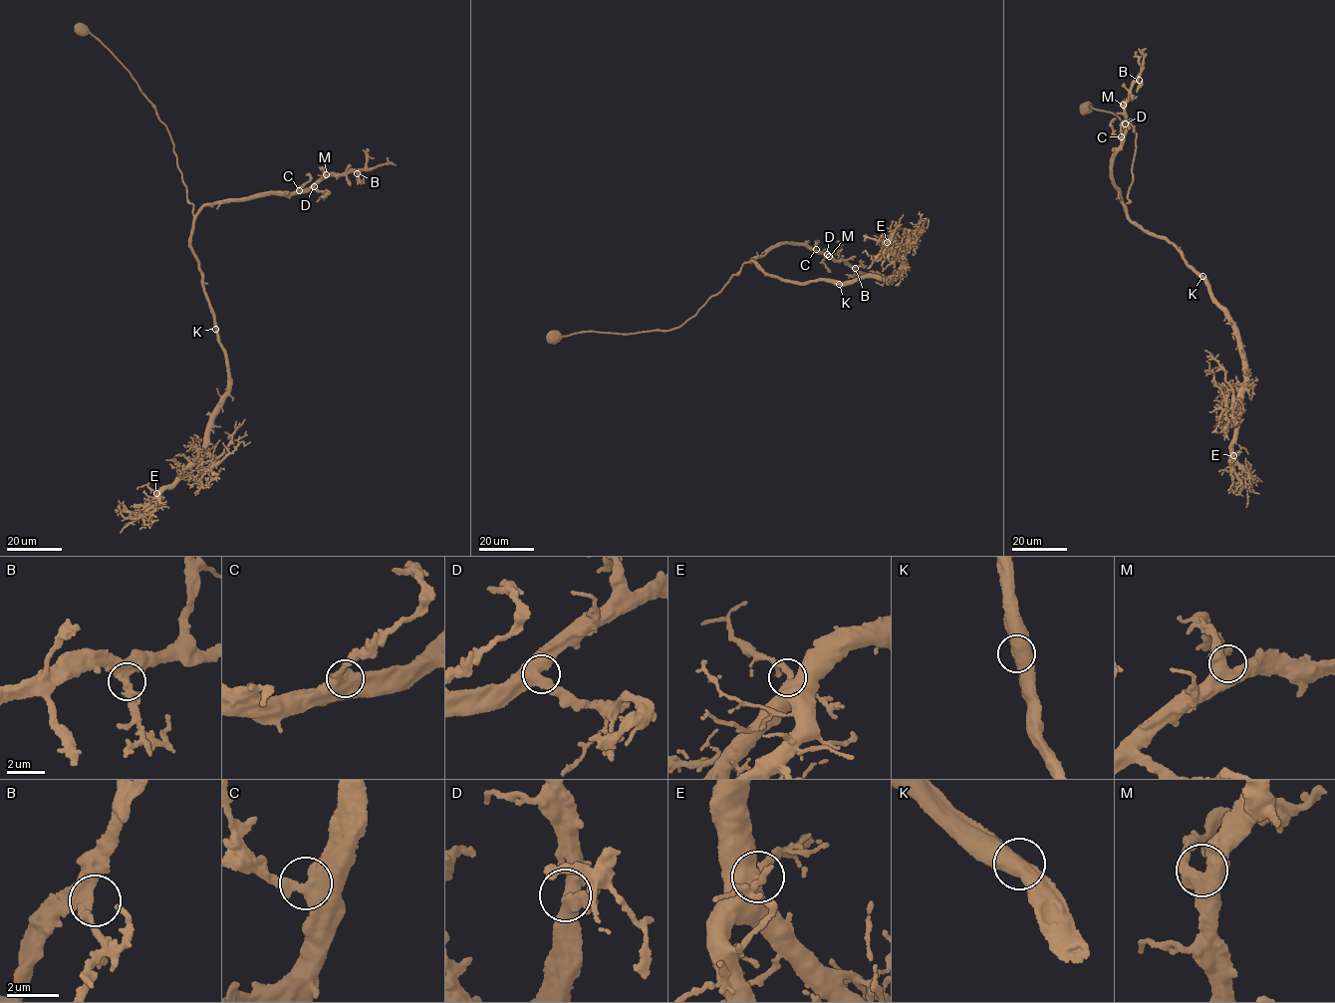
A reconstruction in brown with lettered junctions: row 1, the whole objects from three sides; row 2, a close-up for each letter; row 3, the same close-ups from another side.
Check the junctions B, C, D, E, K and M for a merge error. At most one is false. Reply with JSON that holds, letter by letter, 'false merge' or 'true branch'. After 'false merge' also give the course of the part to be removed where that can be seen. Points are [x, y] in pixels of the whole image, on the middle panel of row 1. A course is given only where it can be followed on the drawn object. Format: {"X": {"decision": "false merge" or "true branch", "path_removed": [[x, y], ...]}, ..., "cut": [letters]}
{"B": {"decision": "true branch"}, "C": {"decision": "true branch"}, "D": {"decision": "true branch"}, "E": {"decision": "true branch"}, "K": {"decision": "true branch"}, "M": {"decision": "true branch"}, "cut": []}

